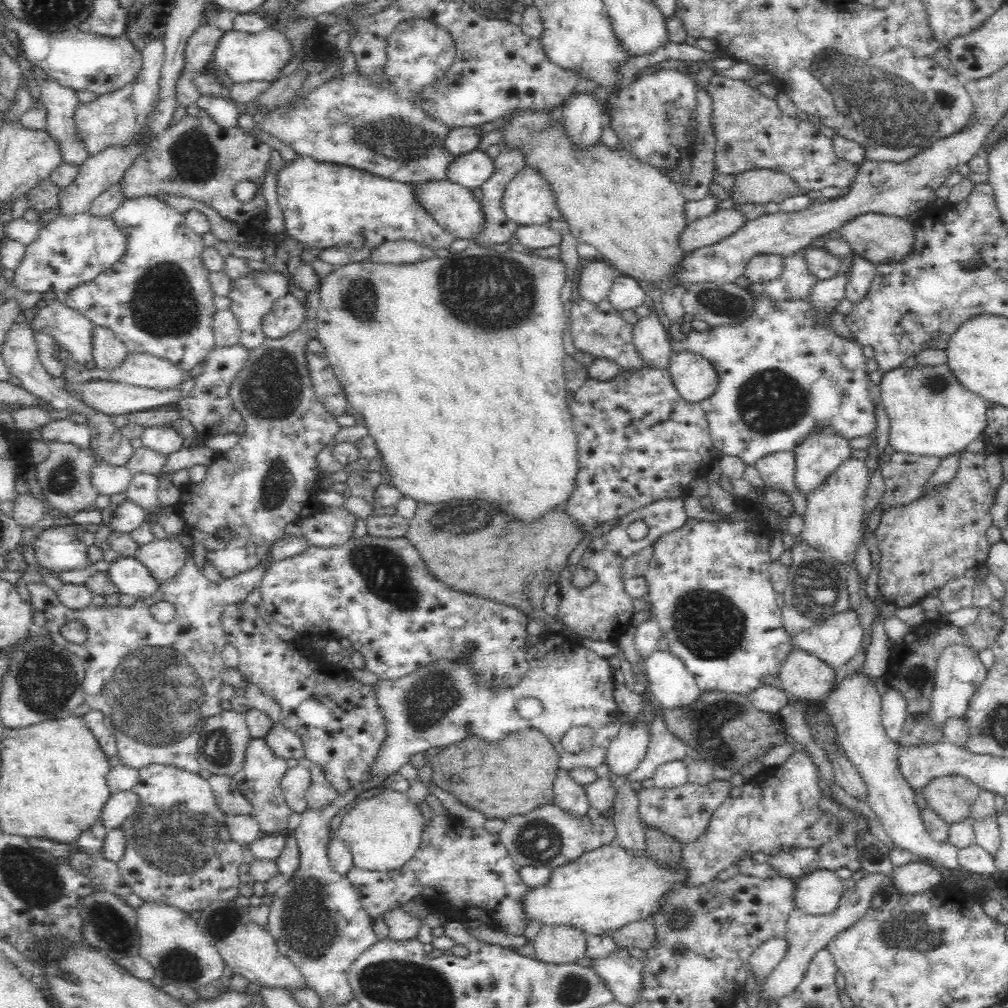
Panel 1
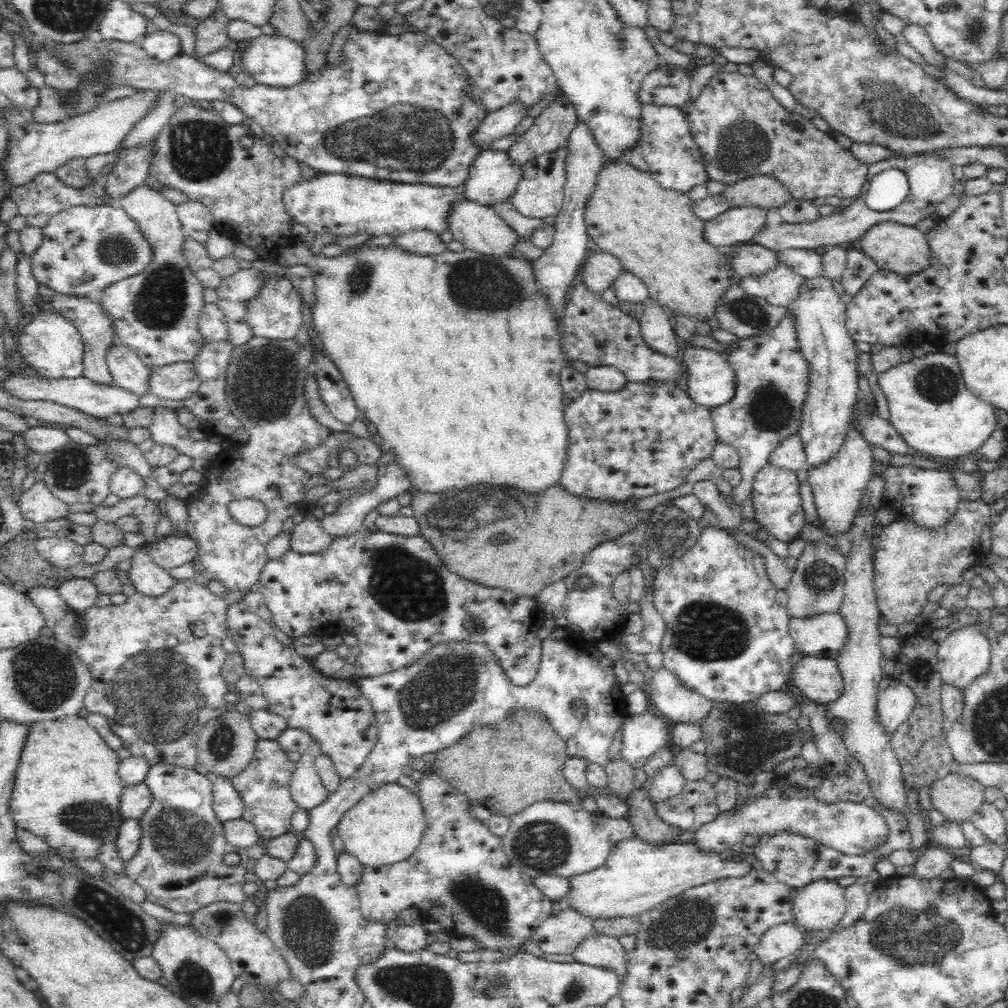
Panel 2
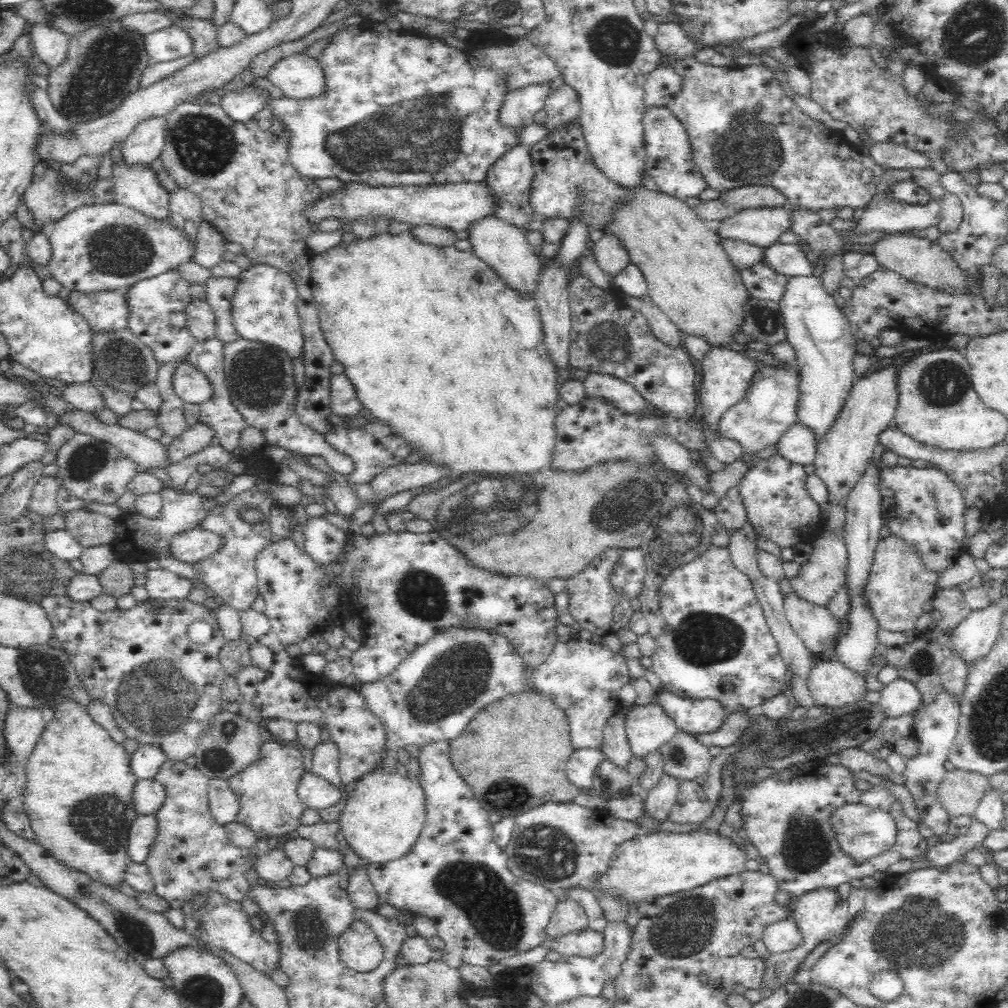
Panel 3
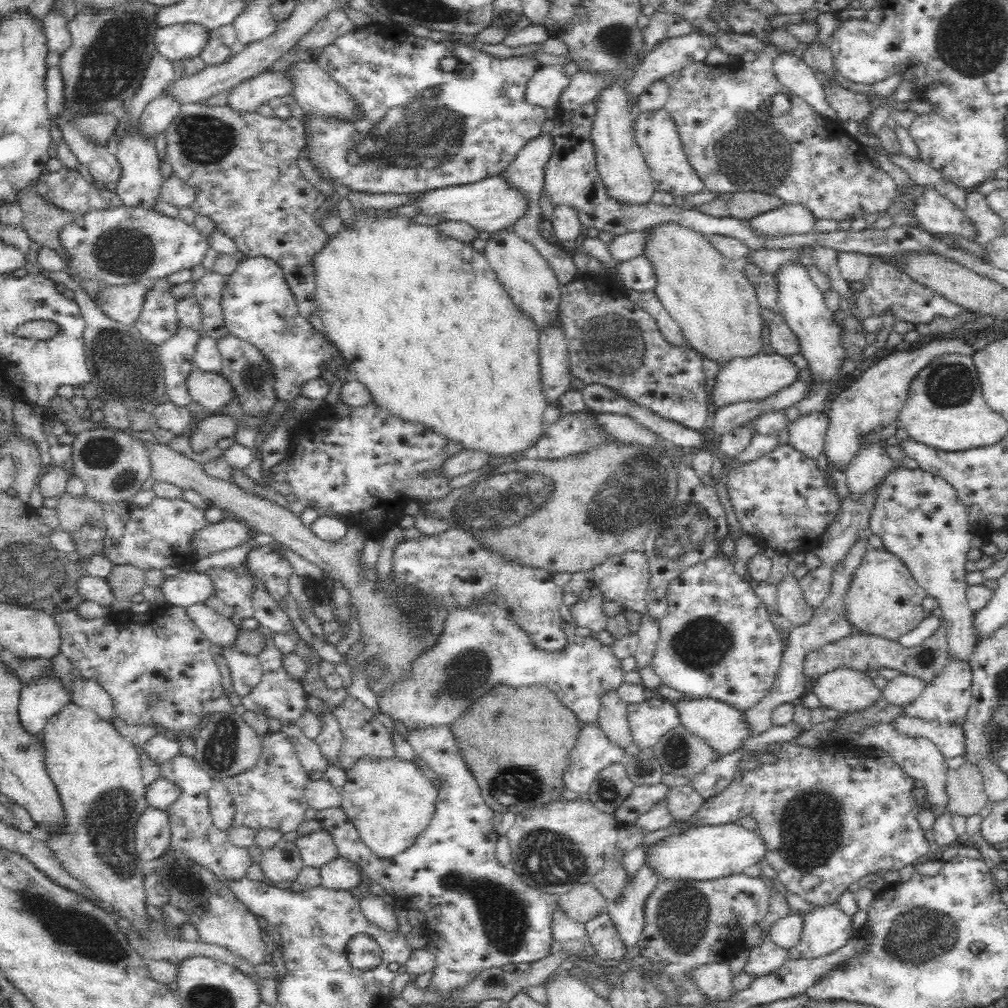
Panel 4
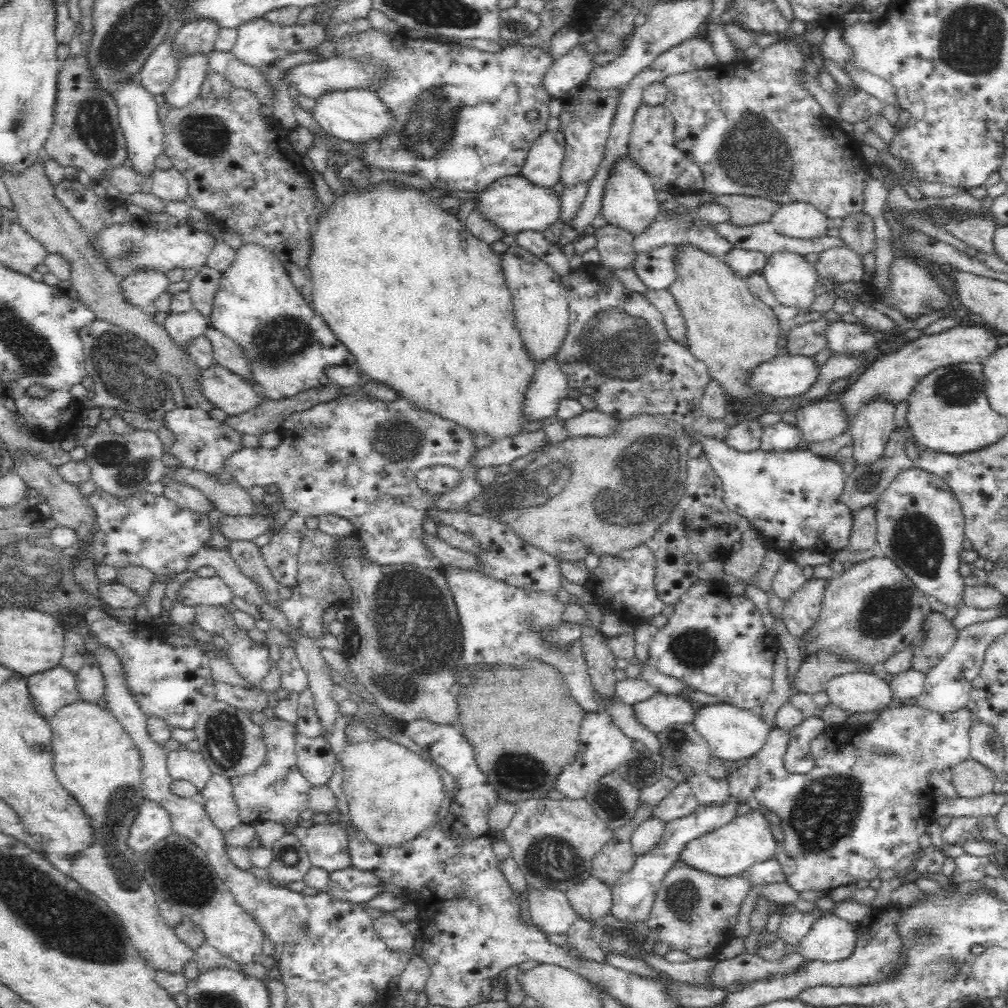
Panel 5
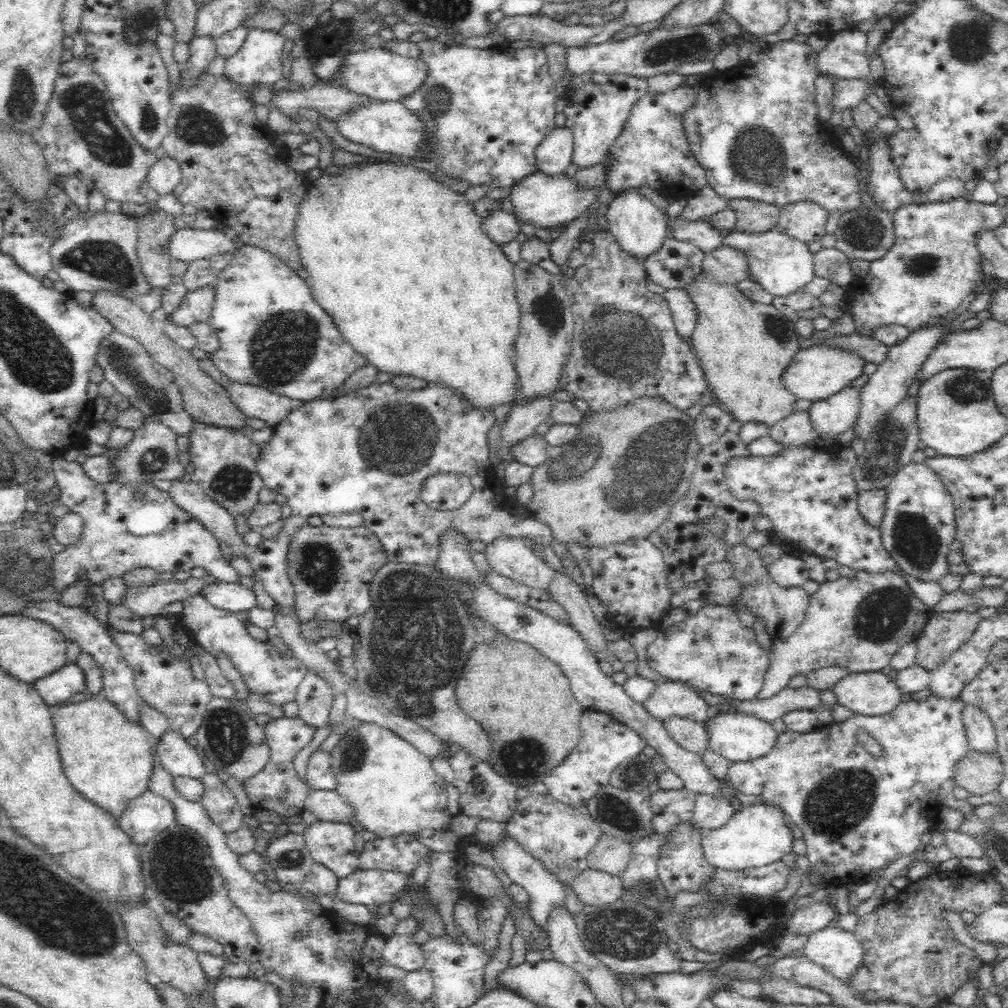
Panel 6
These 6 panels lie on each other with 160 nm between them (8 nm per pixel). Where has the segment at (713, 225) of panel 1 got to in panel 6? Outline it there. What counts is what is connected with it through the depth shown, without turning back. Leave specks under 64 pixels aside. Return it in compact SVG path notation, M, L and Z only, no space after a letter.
M811 200L784 205L780 210L776 230L802 242L821 241L826 236L829 212Z

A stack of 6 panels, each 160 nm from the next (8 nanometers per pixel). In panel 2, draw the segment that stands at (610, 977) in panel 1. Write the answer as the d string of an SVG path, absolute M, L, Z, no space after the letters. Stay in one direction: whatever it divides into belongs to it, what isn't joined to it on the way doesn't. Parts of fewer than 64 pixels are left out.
M598 934L588 936L580 942L574 952L571 953L574 960L578 962L605 966L618 971L618 978L623 977L623 960L625 949L621 946L616 937Z

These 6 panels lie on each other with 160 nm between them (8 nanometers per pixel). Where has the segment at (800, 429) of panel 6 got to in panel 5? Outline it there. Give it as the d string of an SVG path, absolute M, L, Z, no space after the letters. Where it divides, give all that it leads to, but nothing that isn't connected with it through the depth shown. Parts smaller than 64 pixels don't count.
M778 421L763 429L760 448L765 451L785 451L803 445L802 431L794 424Z

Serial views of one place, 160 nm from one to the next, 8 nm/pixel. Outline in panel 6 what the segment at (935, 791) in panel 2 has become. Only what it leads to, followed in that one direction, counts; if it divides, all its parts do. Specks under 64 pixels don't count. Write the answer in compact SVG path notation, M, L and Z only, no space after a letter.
M969 747L955 764L953 775L957 786L978 796L997 790L1004 774L1004 763L997 751L984 753Z

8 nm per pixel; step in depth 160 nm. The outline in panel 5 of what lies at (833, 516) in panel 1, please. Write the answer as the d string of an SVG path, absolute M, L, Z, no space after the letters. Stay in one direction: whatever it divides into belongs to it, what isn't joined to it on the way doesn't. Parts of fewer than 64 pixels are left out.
M968 323L968 326L958 325L940 334L922 335L918 340L910 342L896 353L882 353L872 358L870 363L864 367L856 383L838 394L848 411L848 424L859 407L876 396L890 399L897 405L907 401L921 378L931 374L934 370L958 366L961 363L975 363L983 366L999 350L997 335L997 331L986 324Z

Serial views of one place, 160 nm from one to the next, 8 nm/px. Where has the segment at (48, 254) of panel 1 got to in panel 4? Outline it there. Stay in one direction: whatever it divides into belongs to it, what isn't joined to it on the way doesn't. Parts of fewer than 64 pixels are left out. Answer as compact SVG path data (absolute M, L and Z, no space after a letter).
M127 207L94 210L88 214L74 214L74 222L66 226L61 234L62 243L70 251L70 267L82 277L100 279L102 286L130 284L138 281L158 281L177 270L193 269L206 258L209 242L193 224L176 217L169 217L152 209Z

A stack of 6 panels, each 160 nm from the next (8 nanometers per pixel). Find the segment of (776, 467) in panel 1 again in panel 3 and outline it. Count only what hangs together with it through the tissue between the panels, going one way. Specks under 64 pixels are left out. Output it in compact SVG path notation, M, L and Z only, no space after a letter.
M796 422L776 442L776 449L790 462L813 465L817 456L816 433L812 427Z

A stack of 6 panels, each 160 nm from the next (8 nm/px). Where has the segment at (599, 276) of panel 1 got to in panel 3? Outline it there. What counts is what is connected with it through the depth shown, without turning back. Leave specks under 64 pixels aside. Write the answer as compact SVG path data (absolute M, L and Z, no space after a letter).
M606 233L601 239L591 243L590 250L596 255L598 264L608 275L620 272L630 260L630 253L622 239L614 233Z

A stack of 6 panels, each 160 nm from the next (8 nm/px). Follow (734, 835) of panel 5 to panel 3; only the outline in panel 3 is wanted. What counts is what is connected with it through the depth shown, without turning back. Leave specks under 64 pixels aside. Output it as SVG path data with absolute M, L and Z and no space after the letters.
M639 832L635 838L618 846L606 874L598 878L591 888L618 893L628 902L640 902L646 898L674 894L690 890L718 878L741 874L745 871L746 850L730 836L719 832Z

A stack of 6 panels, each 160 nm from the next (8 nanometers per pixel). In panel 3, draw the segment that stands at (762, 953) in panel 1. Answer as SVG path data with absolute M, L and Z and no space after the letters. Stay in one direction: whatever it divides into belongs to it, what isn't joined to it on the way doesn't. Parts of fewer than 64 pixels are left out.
M790 915L787 919L773 922L763 930L761 937L770 954L787 952L802 944L802 935L795 919Z

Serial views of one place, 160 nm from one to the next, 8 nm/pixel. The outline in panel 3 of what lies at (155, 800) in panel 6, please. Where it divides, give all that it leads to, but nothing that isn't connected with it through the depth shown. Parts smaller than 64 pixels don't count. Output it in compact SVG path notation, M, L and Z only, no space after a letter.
M140 814L129 835L128 854L134 863L145 864L150 848L158 837L157 814Z

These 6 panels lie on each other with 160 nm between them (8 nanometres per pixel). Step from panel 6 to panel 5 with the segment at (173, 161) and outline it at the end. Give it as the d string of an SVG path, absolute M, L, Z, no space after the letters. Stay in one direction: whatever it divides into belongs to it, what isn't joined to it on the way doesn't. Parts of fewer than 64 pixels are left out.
M174 167L156 169L150 172L150 196L158 197L162 202L169 200L183 200L187 191L187 180L184 175Z

